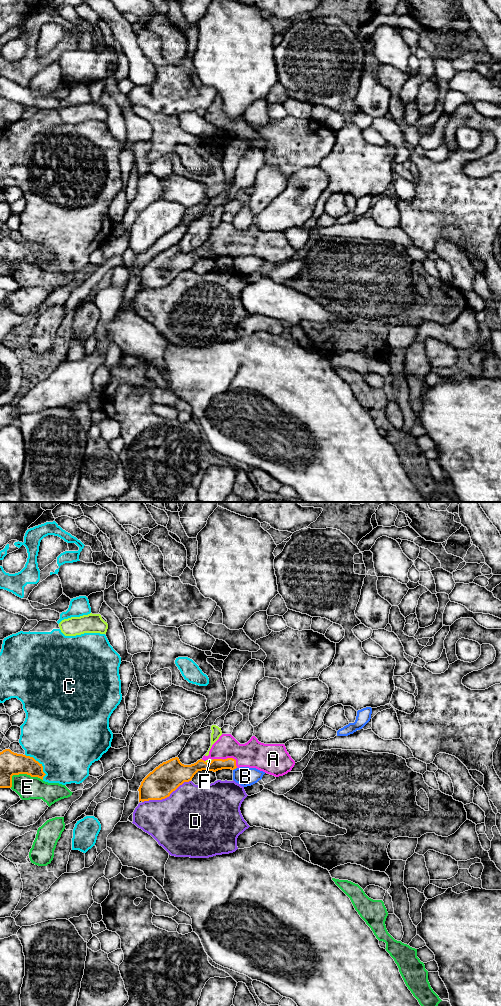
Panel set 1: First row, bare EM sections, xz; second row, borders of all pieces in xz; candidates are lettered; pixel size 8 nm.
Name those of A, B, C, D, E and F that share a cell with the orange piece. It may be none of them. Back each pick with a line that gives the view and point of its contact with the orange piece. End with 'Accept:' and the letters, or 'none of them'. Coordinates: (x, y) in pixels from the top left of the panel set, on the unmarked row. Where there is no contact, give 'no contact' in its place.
A: meets orange in xz at (227, 246)
Accept: A

